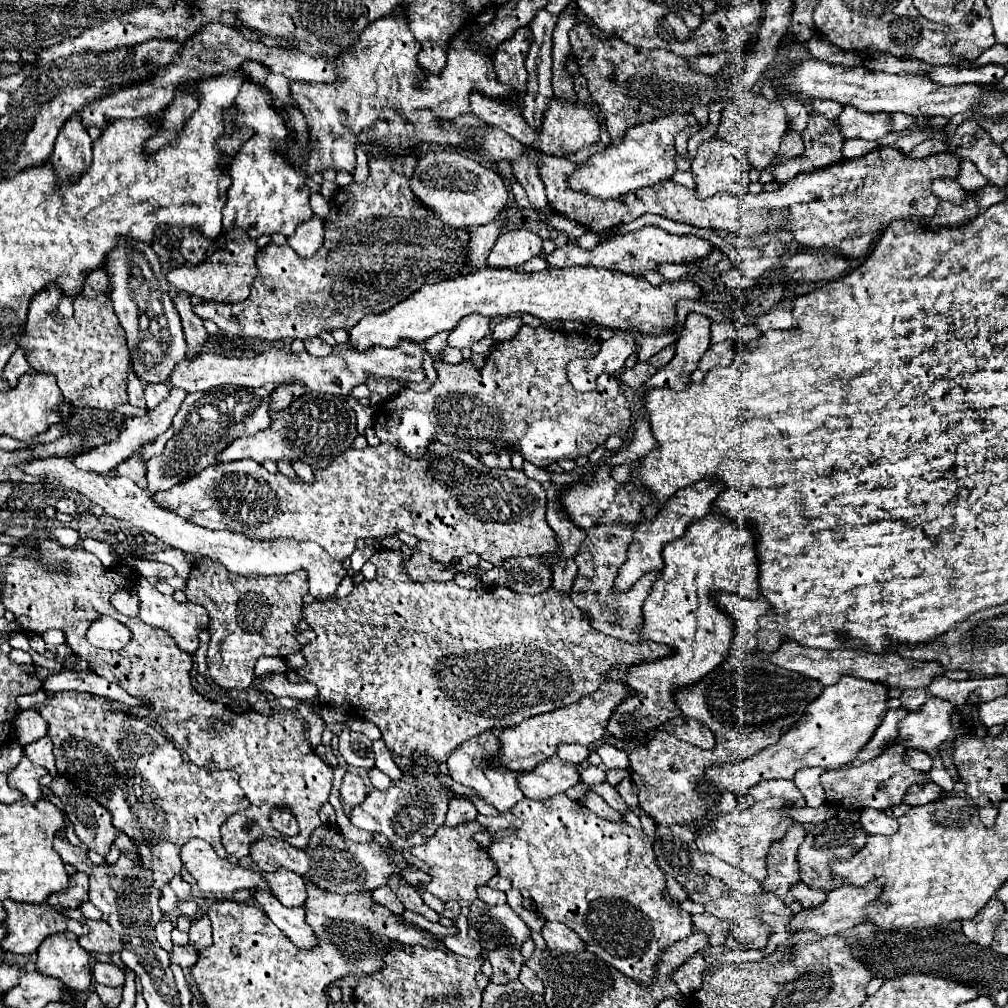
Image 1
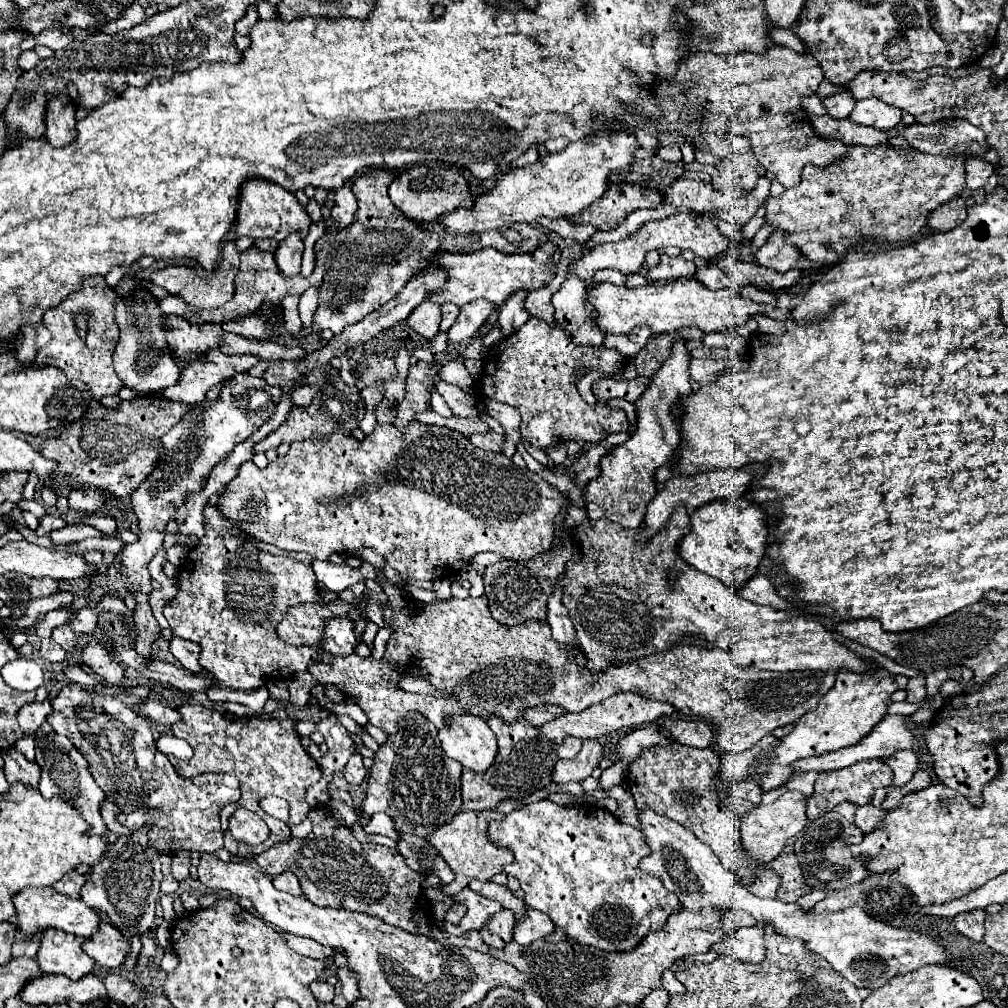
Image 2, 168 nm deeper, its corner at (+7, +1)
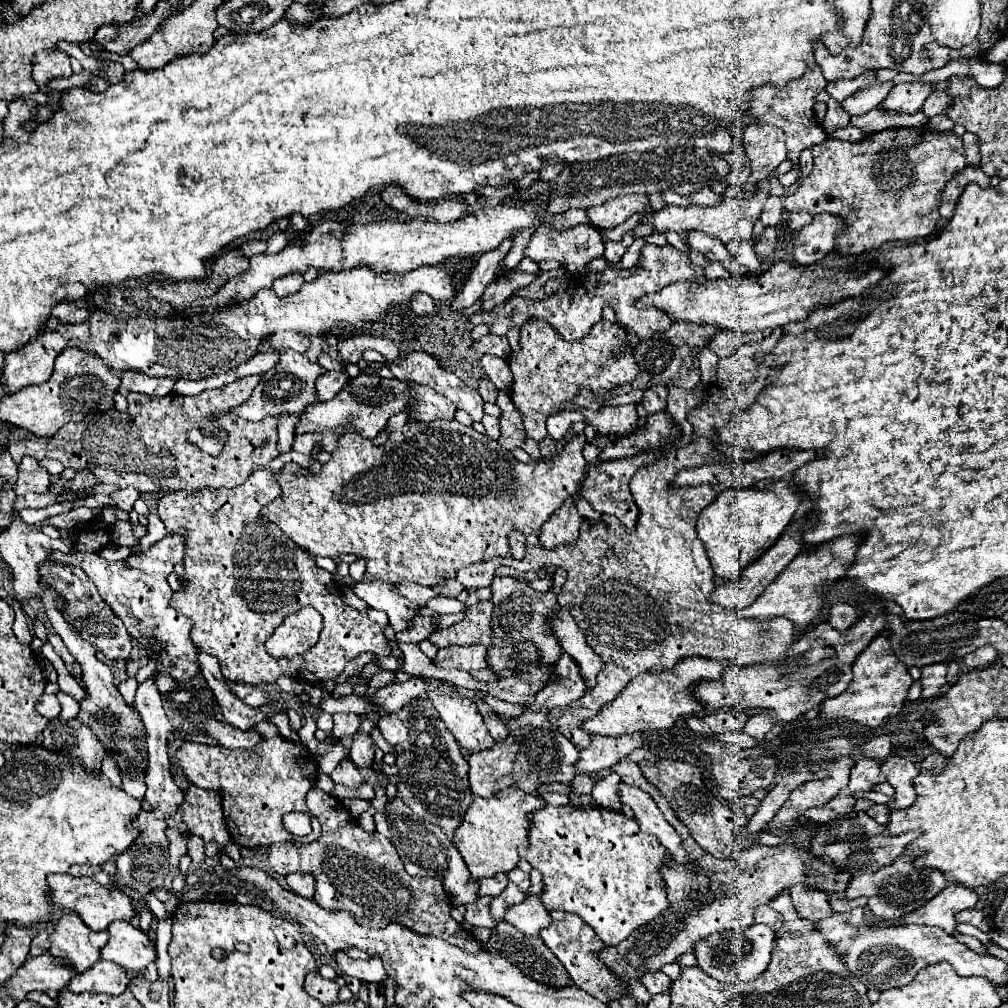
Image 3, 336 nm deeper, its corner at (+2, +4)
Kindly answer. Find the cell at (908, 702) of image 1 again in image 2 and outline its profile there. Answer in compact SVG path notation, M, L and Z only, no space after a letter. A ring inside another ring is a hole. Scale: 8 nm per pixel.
M912 677L912 679L908 681L906 693L908 693L906 701L910 701L910 703L920 703L920 701L926 697L926 681L924 681L924 677Z

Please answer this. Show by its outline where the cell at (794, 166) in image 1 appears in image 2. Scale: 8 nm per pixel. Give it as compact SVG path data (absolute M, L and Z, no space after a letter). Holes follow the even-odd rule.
M774 47L770 53L762 53L762 55L758 55L758 53L740 53L740 55L736 55L736 57L691 55L684 63L680 63L678 73L676 73L674 81L672 81L670 85L664 85L664 81L661 81L660 85L654 87L654 91L656 92L657 99L662 101L662 107L664 107L664 111L666 111L664 117L662 117L662 119L664 119L664 129L676 131L676 133L680 133L680 135L690 137L696 151L709 152L720 159L726 159L726 157L732 157L732 155L734 155L734 149L732 149L732 147L736 147L736 143L730 141L730 135L744 135L744 137L750 137L750 141L752 141L752 145L754 145L754 155L756 155L756 159L760 161L760 165L762 165L766 171L772 171L772 173L776 175L776 179L788 189L788 187L796 187L796 185L800 183L802 167L804 167L808 161L812 161L812 163L818 165L818 167L826 167L832 159L840 159L840 157L844 157L846 151L848 151L848 145L844 145L842 141L824 141L822 137L816 137L816 133L812 133L810 117L808 117L806 111L802 109L802 99L804 99L804 97L810 97L810 95L816 95L816 89L818 89L818 85L820 85L822 81L824 81L824 73L822 73L818 61L816 61L812 55L808 55L808 53L796 53L796 51L786 49L786 47ZM698 107L702 107L702 109L708 111L708 113L702 115L702 123L690 123L688 117L692 117L692 113L694 113Z

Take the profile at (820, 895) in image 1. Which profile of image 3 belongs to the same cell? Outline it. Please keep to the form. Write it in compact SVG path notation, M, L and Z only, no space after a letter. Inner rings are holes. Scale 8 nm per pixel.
M832 893L829 895L829 902L834 912L850 912L855 906L865 906L867 898L857 898L857 900L848 900L843 893Z

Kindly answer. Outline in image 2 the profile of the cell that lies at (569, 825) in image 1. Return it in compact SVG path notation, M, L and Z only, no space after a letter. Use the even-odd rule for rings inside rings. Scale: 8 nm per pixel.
M552 801L530 803L528 807L506 815L502 821L492 821L488 829L490 841L500 847L522 851L514 855L516 861L506 865L504 871L514 875L526 893L526 905L544 911L556 925L560 925L576 943L592 945L604 951L634 949L650 931L662 929L668 915L680 909L678 897L664 887L658 877L646 875L638 865L650 853L648 843L640 829L618 821L610 811L596 805L560 807Z

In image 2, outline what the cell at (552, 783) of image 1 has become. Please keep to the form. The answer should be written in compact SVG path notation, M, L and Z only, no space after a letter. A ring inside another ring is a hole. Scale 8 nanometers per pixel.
M586 739L582 751L574 759L560 759L554 767L554 783L584 781L602 761L604 745L596 739Z

